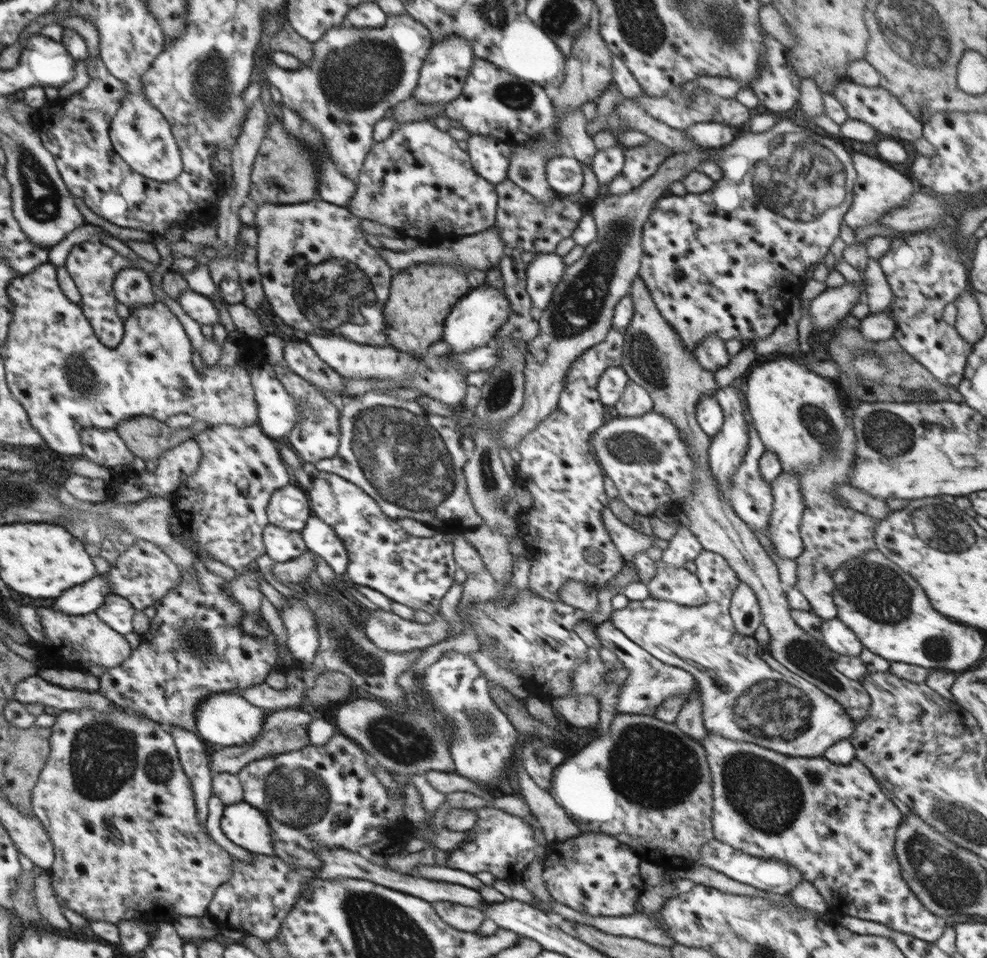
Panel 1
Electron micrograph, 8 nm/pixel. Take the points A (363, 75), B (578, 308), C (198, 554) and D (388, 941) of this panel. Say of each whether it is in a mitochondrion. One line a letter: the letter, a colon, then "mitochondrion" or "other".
A: mitochondrion
B: mitochondrion
C: other
D: mitochondrion

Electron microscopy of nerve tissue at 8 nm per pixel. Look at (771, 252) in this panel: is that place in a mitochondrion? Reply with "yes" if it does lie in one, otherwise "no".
no

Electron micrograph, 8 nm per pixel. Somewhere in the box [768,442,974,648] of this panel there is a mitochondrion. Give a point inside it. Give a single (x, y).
(881, 594)

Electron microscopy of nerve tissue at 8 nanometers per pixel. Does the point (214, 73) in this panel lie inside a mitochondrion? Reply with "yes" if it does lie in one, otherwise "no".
yes

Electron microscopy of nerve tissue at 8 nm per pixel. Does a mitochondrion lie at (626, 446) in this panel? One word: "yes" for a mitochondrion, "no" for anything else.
yes

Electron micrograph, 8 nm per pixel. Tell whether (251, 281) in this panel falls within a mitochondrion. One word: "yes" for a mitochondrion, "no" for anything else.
no

